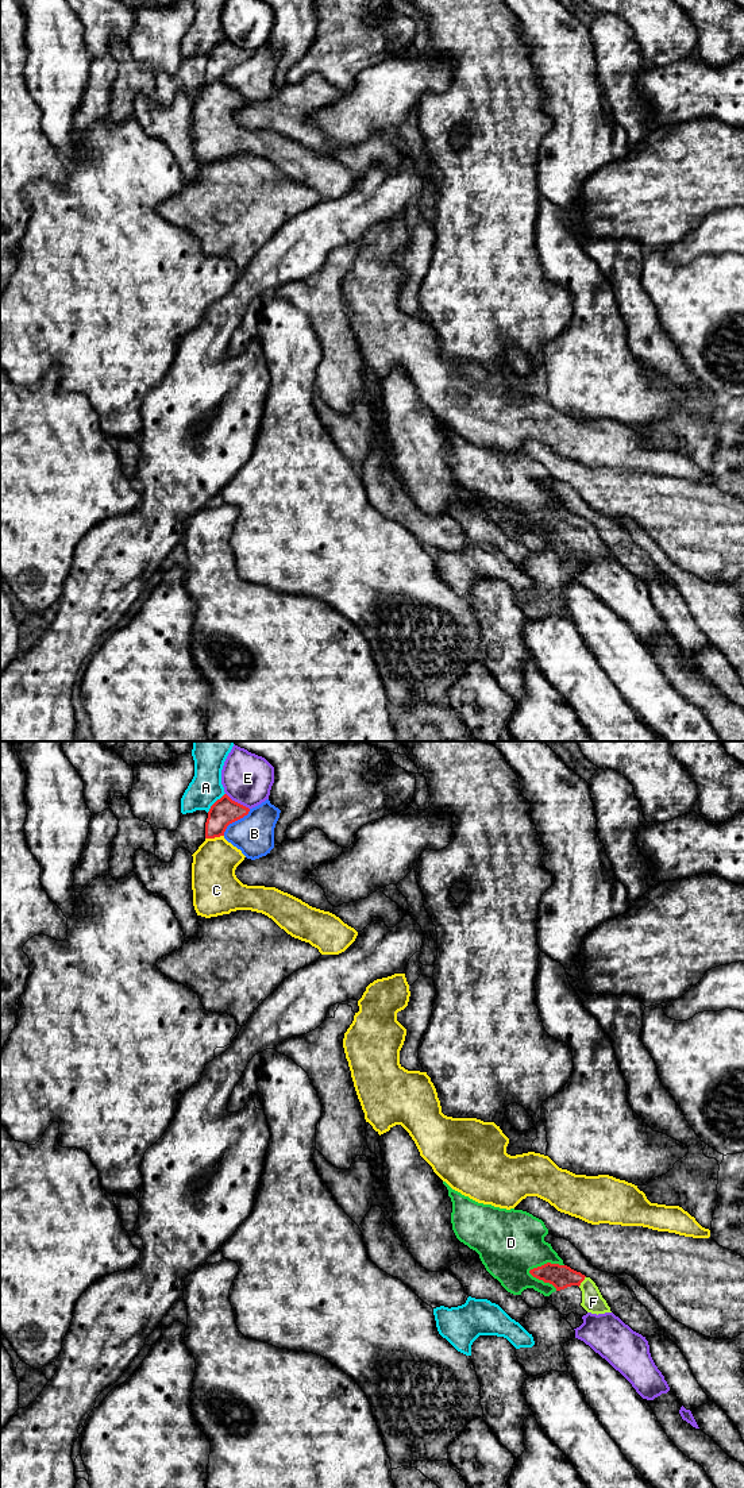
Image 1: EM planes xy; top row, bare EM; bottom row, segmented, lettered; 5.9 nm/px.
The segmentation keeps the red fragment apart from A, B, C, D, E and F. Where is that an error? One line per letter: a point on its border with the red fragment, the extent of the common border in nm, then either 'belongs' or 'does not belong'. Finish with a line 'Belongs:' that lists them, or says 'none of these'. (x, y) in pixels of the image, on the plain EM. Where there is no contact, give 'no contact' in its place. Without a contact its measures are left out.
A: xy (215, 46) | 160 nm | does not belong
B: xy (235, 64) | 220 nm | does not belong
C: xy (214, 81) | 110 nm | does not belong
D: xy (543, 524) | 220 nm | does not belong
E: xy (236, 46) | 170 nm | does not belong
F: xy (582, 524) | 80 nm | belongs
Belongs: F

